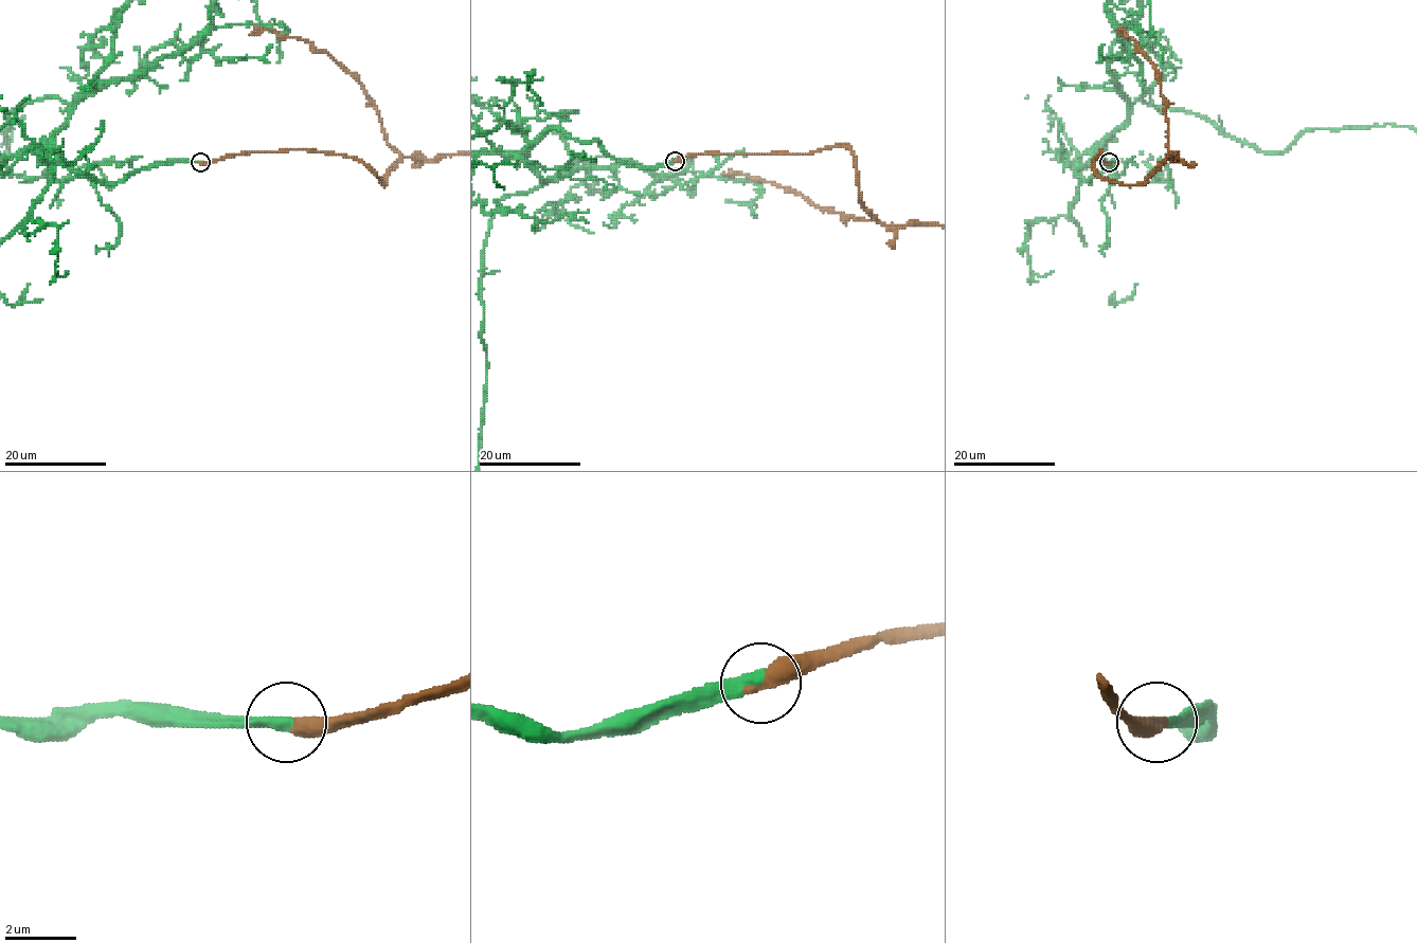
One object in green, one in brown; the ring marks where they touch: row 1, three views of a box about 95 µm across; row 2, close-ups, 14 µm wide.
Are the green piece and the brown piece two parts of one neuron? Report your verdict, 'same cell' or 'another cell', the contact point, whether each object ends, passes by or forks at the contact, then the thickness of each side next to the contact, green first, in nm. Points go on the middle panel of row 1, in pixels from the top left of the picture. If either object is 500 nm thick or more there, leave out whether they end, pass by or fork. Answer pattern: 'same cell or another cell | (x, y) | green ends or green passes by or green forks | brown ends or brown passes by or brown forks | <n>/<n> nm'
same cell | (675, 161) | 360/500 nm

